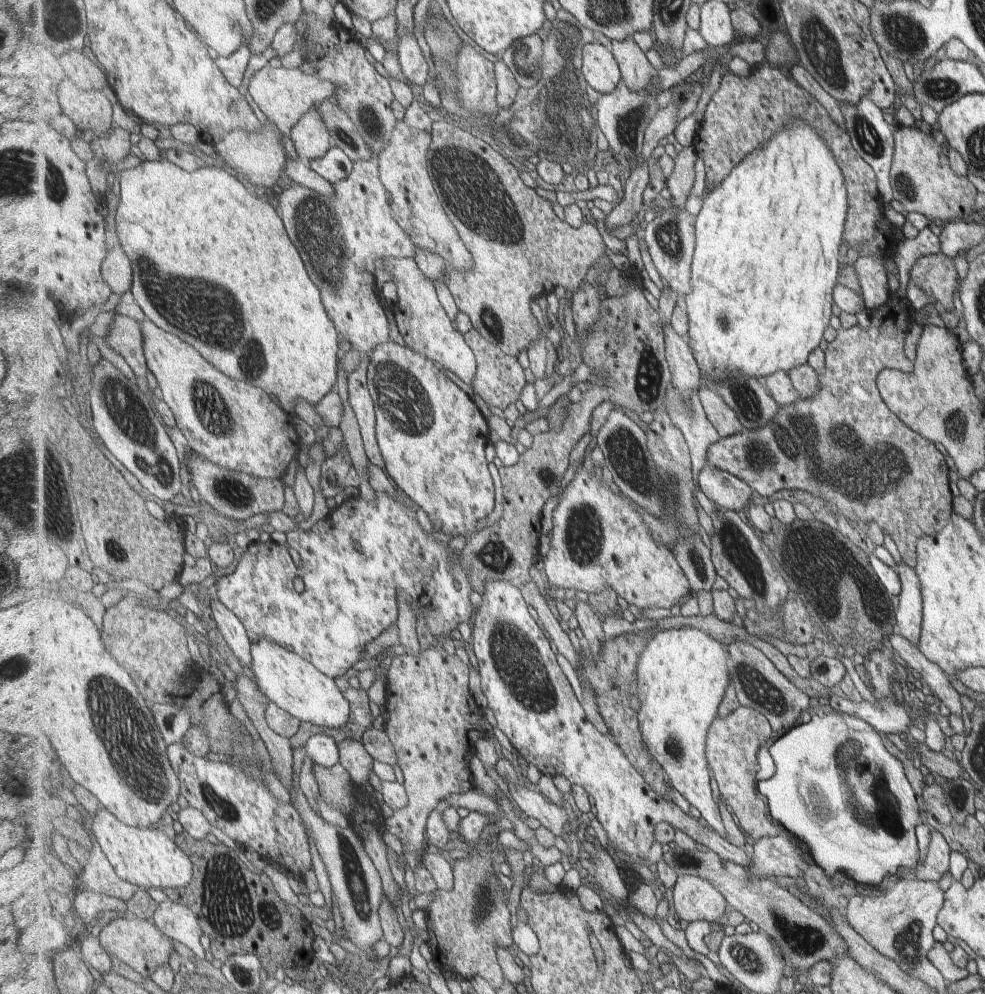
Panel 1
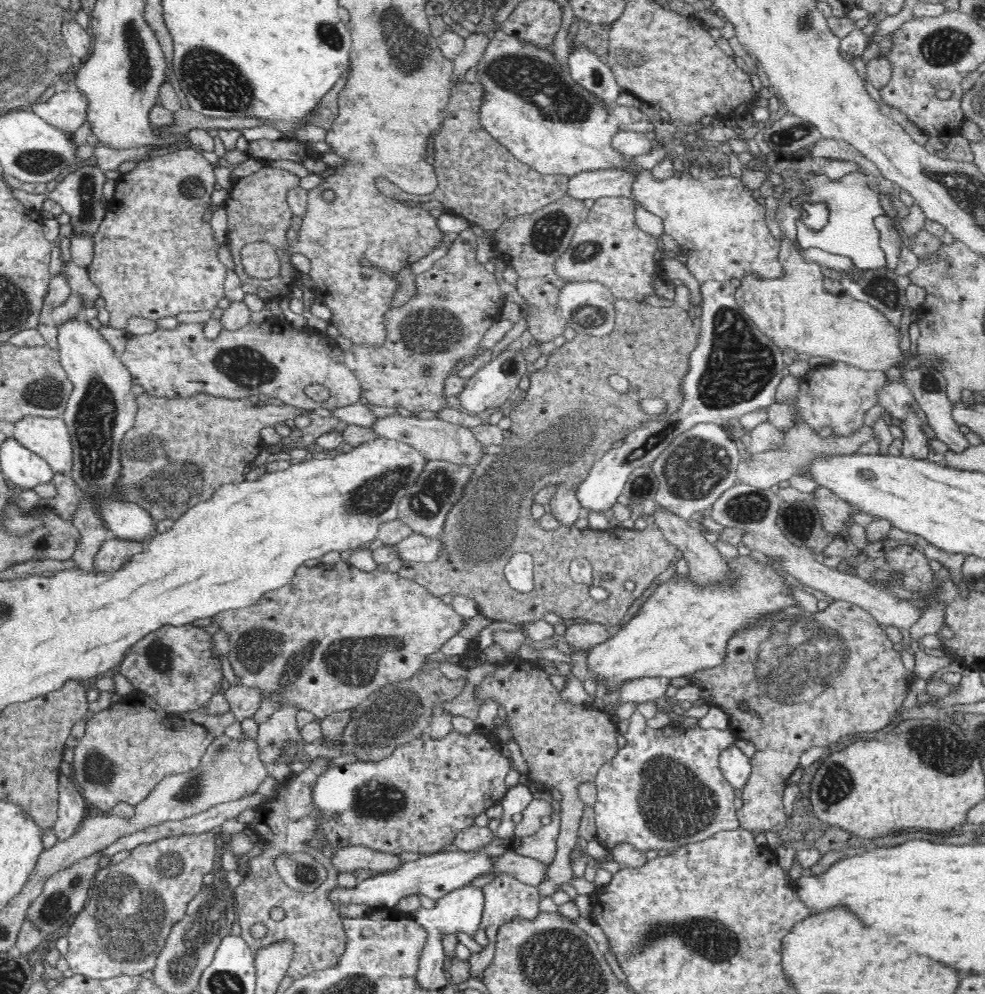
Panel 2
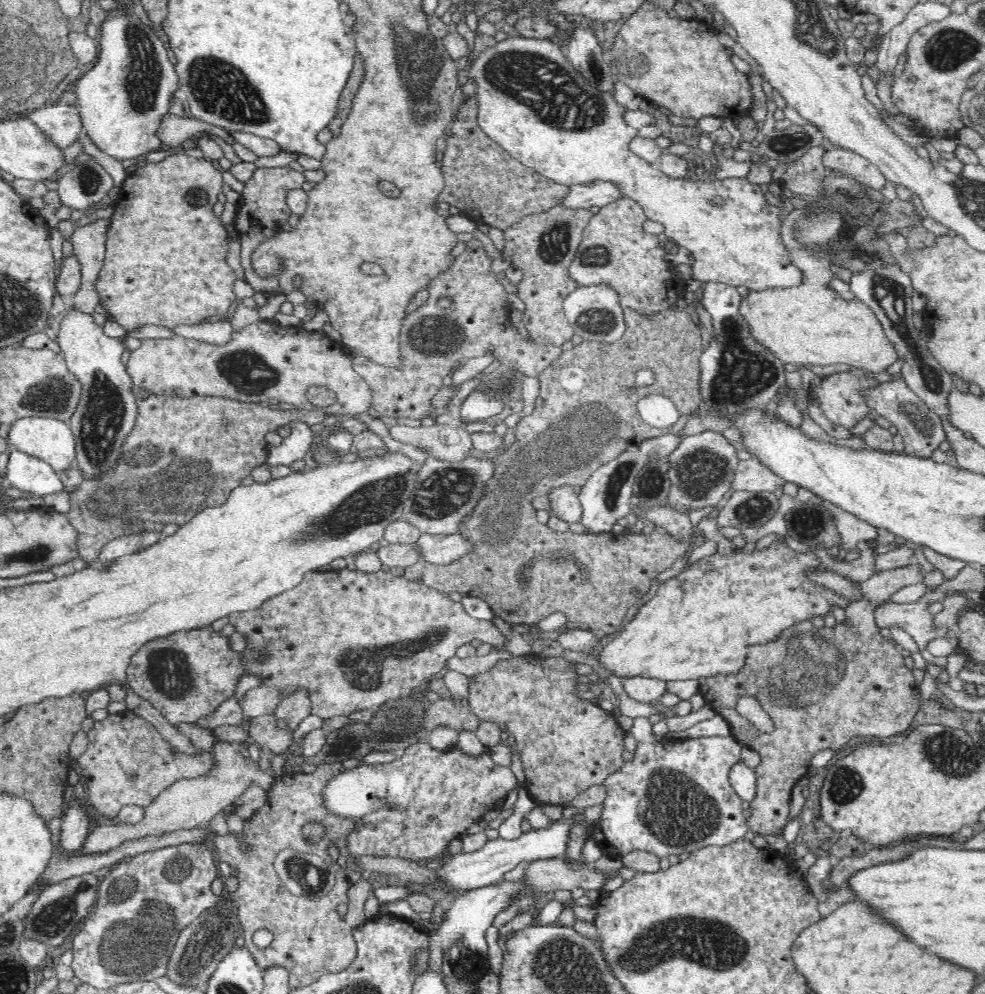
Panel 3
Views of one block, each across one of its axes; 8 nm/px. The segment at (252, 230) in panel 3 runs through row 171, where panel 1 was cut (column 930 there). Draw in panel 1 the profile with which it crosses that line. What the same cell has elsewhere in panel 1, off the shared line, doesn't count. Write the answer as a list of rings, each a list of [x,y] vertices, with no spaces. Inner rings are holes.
[[[941,253],[921,256],[913,262],[908,278],[923,294],[934,300],[934,304],[942,305],[947,312],[957,308],[955,296],[959,290],[959,276],[954,258]]]

